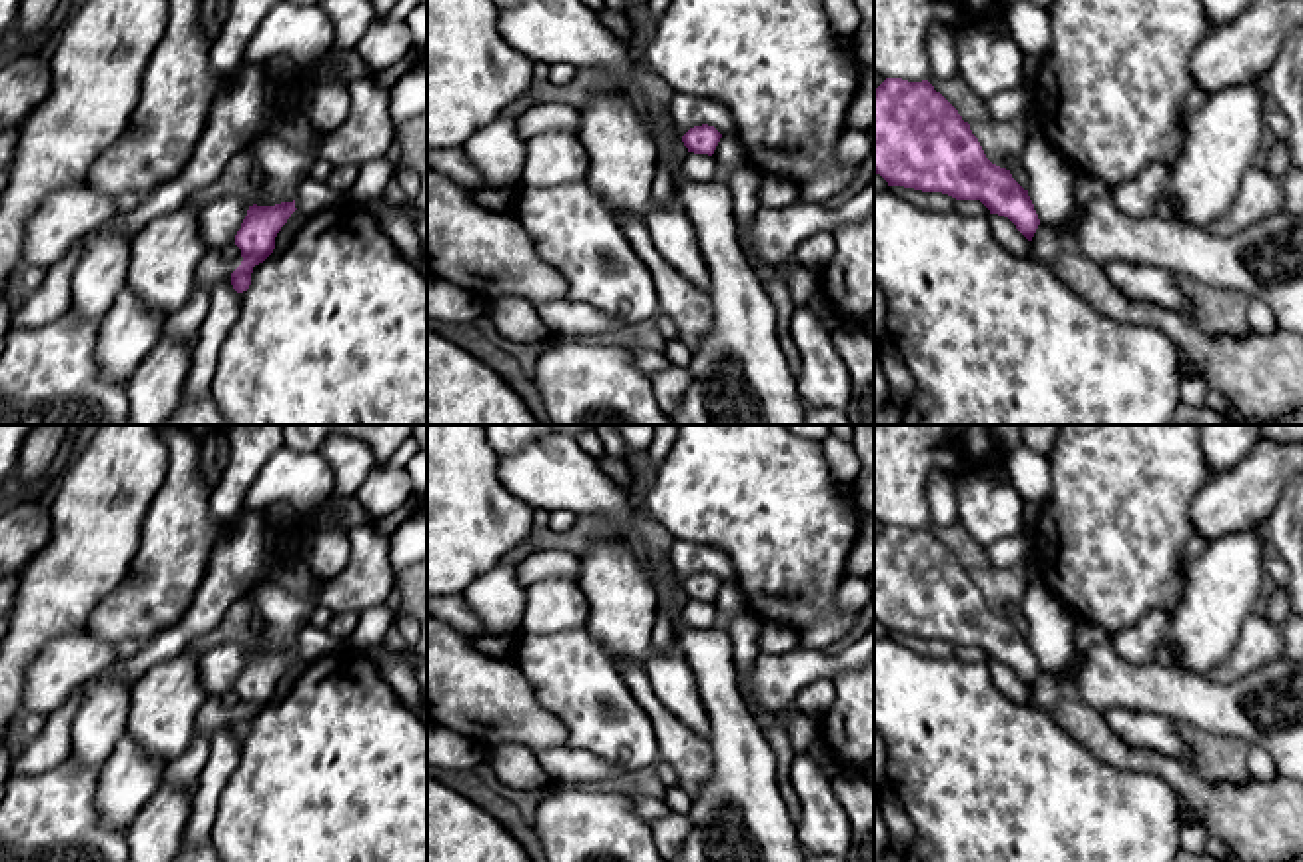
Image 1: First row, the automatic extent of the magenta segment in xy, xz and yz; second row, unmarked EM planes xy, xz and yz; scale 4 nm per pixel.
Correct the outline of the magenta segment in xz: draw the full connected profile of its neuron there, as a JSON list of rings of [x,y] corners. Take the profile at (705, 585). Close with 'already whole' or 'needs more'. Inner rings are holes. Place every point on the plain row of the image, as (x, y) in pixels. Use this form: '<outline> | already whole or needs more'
[[[702,571],[702,573],[690,575],[682,583],[682,589],[688,595],[688,599],[712,603],[720,585],[722,581],[714,573]]] | already whole

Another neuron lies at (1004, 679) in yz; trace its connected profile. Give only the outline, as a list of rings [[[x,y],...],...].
[[[988,660],[990,676],[996,688],[1016,704],[1026,704],[1032,700],[1030,688],[1016,676],[1016,672],[998,660]]]

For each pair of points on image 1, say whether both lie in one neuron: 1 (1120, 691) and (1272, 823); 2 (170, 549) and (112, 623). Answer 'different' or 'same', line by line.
1: different
2: same

